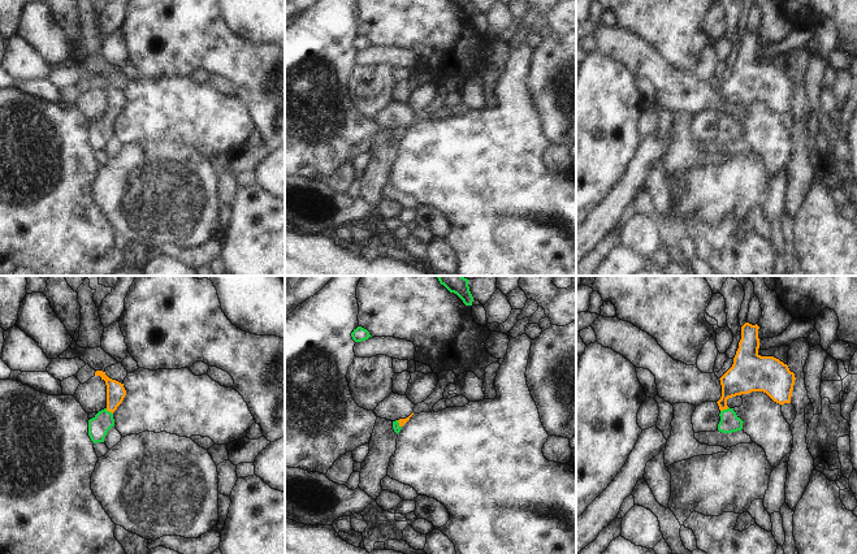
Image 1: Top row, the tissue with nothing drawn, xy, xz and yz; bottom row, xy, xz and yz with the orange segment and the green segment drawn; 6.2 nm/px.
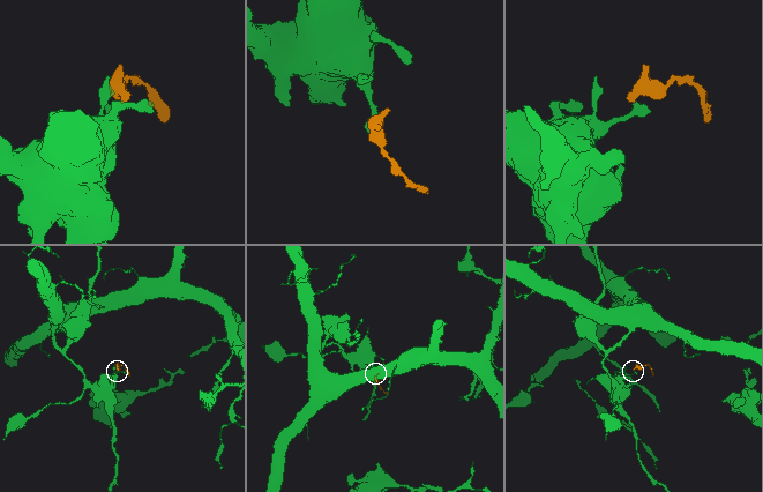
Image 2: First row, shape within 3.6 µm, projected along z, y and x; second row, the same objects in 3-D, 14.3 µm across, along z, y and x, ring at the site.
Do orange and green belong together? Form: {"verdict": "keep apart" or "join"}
{"verdict": "join"}

